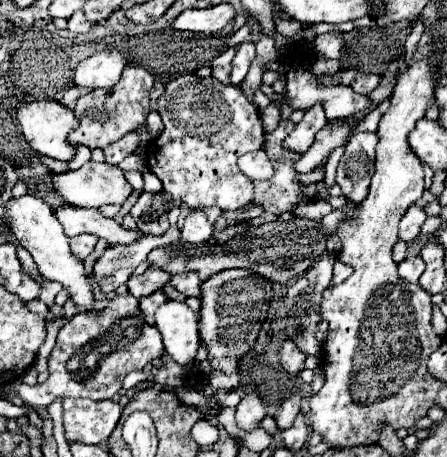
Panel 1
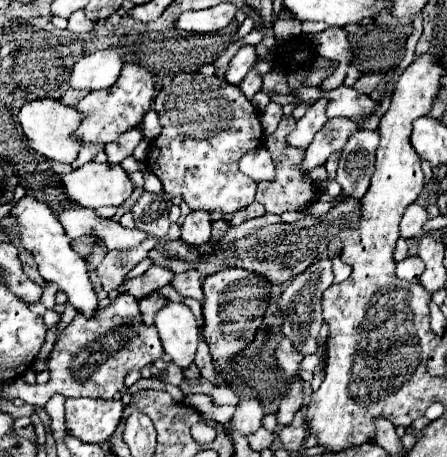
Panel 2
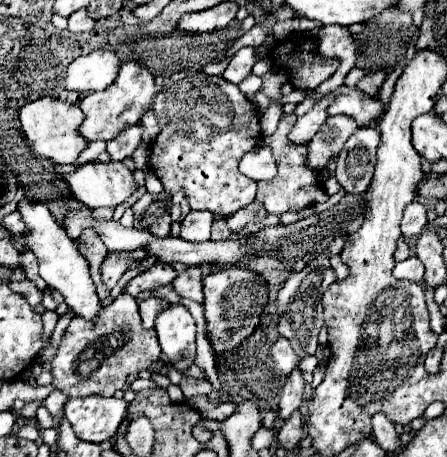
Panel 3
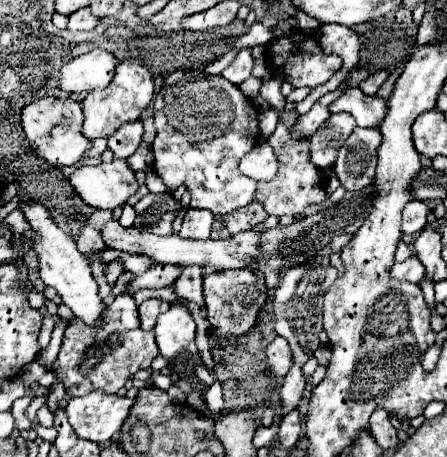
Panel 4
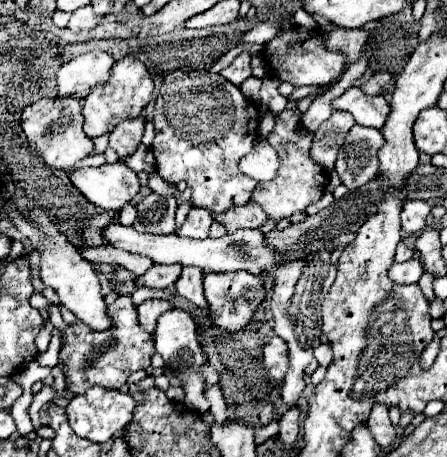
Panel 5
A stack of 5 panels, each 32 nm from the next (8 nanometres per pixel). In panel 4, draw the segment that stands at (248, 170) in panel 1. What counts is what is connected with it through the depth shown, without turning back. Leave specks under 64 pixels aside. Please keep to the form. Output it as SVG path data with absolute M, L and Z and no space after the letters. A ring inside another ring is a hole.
M258 142L242 160L240 172L254 180L272 180L278 172L278 160L268 142Z

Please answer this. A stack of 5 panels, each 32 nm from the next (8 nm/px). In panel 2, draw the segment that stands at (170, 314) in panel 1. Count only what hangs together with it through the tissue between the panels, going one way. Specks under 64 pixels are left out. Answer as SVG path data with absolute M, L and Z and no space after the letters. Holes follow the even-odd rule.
M168 302L156 314L156 328L164 354L180 368L188 368L194 362L198 324L186 304Z

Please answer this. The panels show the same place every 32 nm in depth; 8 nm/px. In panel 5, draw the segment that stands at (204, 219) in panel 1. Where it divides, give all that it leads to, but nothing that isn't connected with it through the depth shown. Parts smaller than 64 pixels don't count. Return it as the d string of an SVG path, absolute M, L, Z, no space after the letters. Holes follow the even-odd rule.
M192 208L188 212L186 222L176 230L178 236L188 236L188 238L208 238L208 228L212 224L210 212L204 208Z

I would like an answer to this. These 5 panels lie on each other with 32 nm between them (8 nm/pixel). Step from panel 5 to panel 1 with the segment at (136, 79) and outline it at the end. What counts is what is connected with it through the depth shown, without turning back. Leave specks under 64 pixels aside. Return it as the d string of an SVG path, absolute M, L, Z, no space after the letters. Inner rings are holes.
M126 66L116 86L108 90L92 90L76 102L74 112L80 116L80 126L72 132L68 140L72 140L72 144L76 146L84 144L90 148L104 148L106 144L120 140L120 136L138 130L140 126L144 126L150 112L152 86L154 76L148 70L144 70L142 66Z

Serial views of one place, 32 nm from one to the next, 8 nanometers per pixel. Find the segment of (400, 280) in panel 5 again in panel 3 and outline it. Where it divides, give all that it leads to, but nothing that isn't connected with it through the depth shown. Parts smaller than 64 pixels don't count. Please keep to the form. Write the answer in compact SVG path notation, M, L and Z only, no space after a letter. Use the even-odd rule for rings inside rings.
M410 256L408 260L398 262L394 266L394 272L392 274L398 280L410 280L410 282L420 284L422 282L422 276L424 276L424 264L416 256Z

